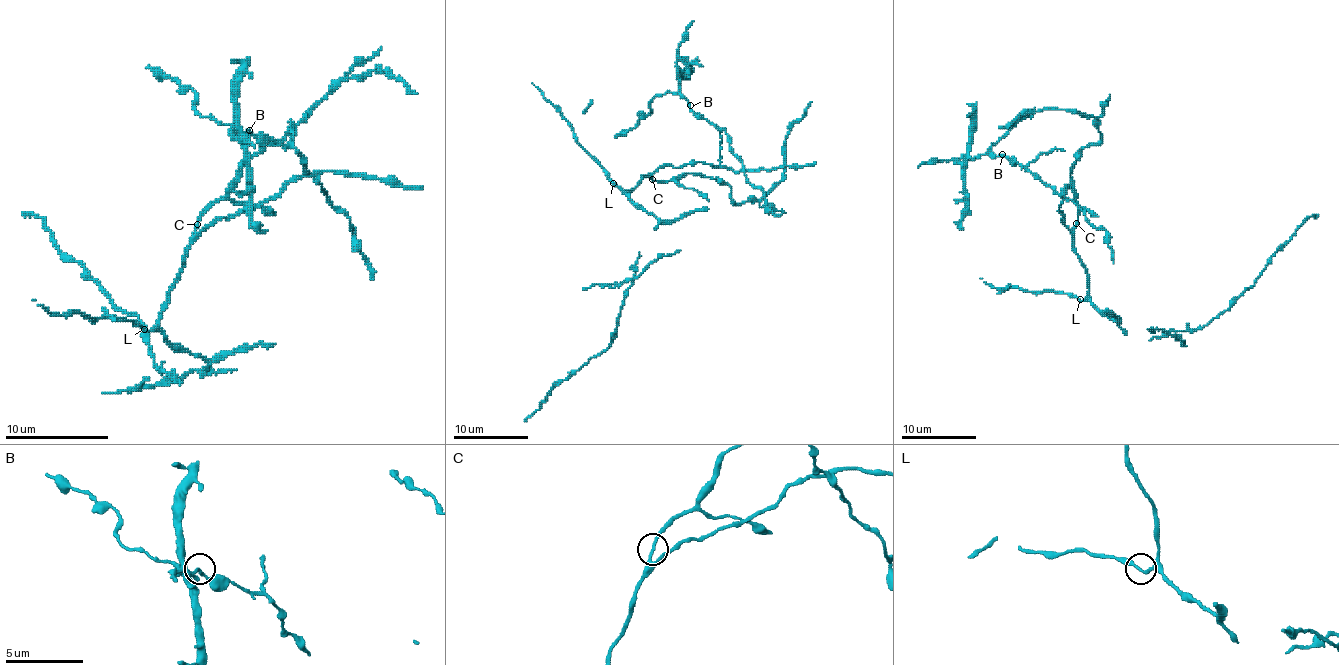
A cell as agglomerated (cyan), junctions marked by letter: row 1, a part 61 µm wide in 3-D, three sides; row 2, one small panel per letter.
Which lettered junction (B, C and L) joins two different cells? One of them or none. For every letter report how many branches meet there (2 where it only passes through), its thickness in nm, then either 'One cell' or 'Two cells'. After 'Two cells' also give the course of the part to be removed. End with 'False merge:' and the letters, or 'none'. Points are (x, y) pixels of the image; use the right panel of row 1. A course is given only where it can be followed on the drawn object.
B: Branches: 2. Thickness 170 nm. One cell
C: Branches: 2. Thickness 180 nm. One cell
L: Branches: 2. Thickness 180 nm. One cell
False merge: none

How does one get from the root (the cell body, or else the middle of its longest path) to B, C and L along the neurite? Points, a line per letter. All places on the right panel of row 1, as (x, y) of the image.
B: (1087, 271), (1059, 211), (1063, 192), (1068, 188), (1059, 196), (1021, 164), (1002, 154)
C: (1087, 271), (1074, 246), (1076, 224)
L: (1087, 271), (1089, 295), (1083, 301), (1079, 299)

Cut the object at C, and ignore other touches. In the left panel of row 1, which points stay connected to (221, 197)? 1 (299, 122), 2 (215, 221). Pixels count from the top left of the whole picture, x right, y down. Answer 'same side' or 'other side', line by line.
1: same side
2: other side

